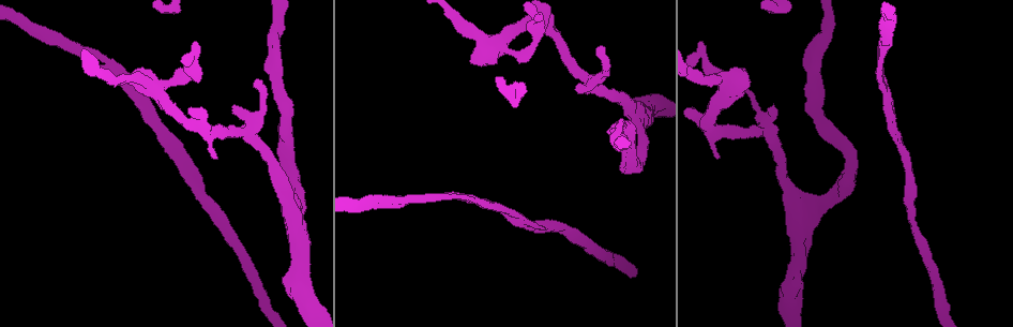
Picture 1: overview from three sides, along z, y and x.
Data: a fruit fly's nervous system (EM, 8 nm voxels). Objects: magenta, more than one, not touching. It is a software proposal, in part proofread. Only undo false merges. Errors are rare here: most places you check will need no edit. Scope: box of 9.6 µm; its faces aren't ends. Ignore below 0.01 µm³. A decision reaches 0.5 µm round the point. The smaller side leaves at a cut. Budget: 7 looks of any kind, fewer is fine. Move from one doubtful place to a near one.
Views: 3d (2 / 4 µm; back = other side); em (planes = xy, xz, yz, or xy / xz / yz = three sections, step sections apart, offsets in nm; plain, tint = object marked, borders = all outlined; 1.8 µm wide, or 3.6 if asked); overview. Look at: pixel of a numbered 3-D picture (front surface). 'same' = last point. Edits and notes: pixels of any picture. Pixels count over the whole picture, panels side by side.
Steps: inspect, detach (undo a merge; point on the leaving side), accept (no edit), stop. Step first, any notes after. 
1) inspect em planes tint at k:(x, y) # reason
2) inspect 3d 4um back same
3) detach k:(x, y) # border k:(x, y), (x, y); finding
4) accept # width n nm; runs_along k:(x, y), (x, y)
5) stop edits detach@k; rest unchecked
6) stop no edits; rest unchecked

inspect em xy step 8 tint at 1:(249, 132) # four-way junction

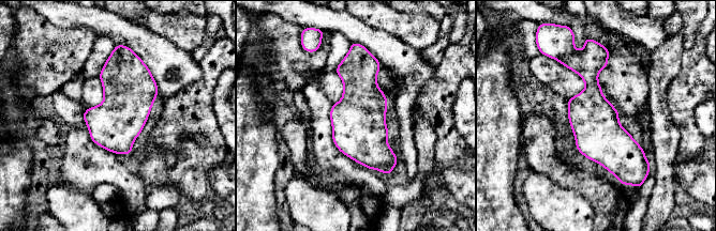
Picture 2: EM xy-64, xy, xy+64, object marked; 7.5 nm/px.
inspect em yz step 16 tint same # another direction

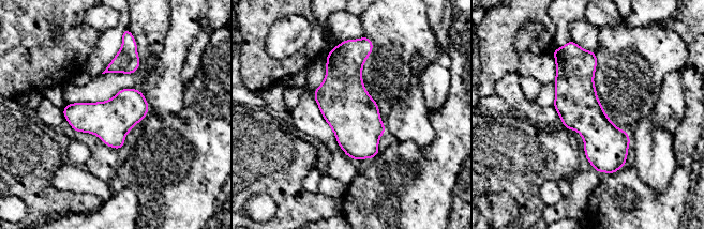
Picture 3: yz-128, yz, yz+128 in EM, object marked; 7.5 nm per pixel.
accept # runs_along 3:(586, 55), (584, 113), (612, 170); one neuron here

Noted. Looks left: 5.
inspect em planes tint at 1:(702, 58)

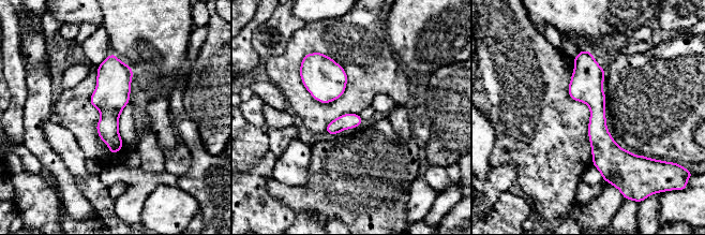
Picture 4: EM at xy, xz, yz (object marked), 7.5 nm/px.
accept # width 120 nm; runs_along 4:(583, 53), (608, 177); all the same neuron

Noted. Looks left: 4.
inspect em planes tint at 1:(198, 122) # three arms meet

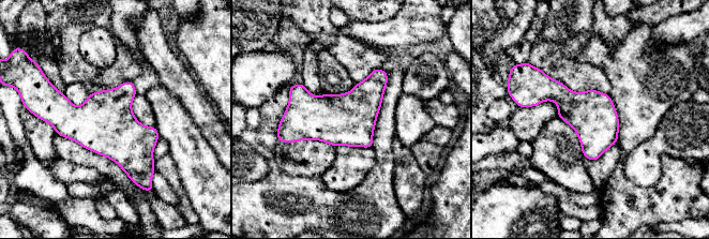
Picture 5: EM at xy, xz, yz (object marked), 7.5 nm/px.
accept # one neuron here

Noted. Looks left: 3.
stop no edits; rest unchecked

